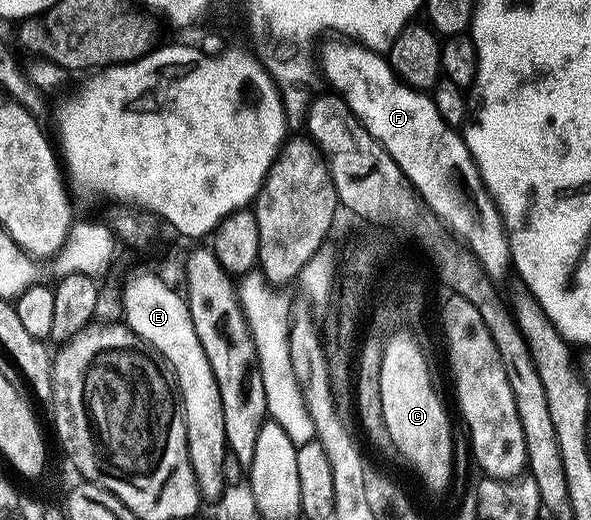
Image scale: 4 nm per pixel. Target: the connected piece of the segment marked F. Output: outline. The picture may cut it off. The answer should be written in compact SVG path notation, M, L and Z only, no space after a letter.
M359 43L344 44L348 45L328 45L321 51L320 65L324 68L325 79L341 93L339 96L348 112L364 123L372 138L392 156L394 163L398 163L398 167L408 176L421 199L475 253L489 277L500 279L510 255L508 234L504 231L504 222L500 219L496 204L488 196L488 190L484 188L480 172L476 169L476 160L472 157L472 152L464 142L463 136L453 126L445 123L442 115L438 115L438 107L427 92L403 84L381 54L373 53Z

